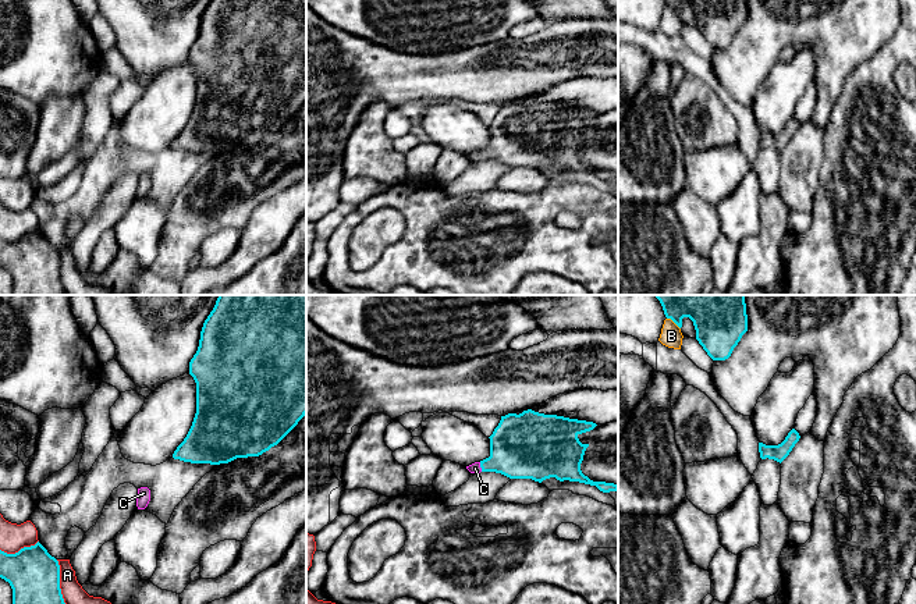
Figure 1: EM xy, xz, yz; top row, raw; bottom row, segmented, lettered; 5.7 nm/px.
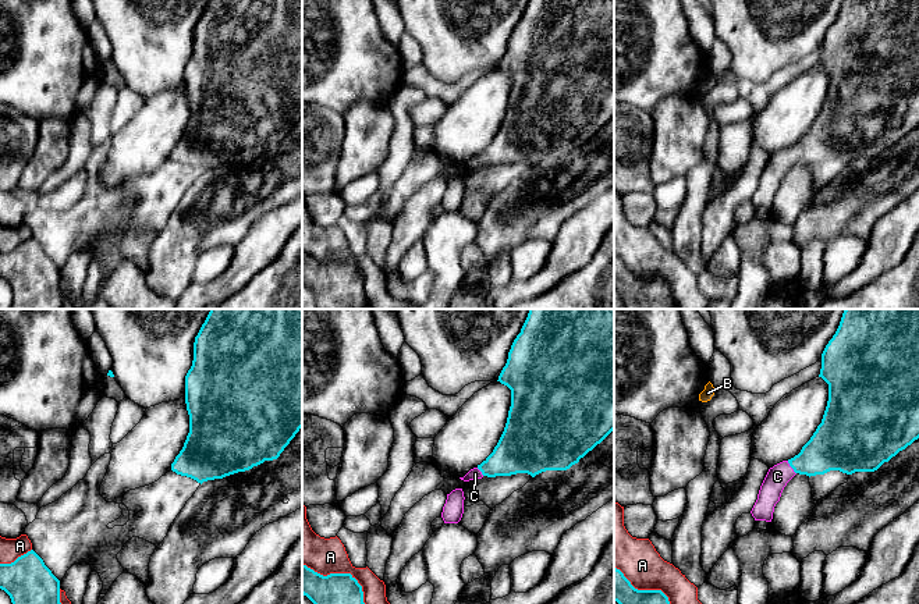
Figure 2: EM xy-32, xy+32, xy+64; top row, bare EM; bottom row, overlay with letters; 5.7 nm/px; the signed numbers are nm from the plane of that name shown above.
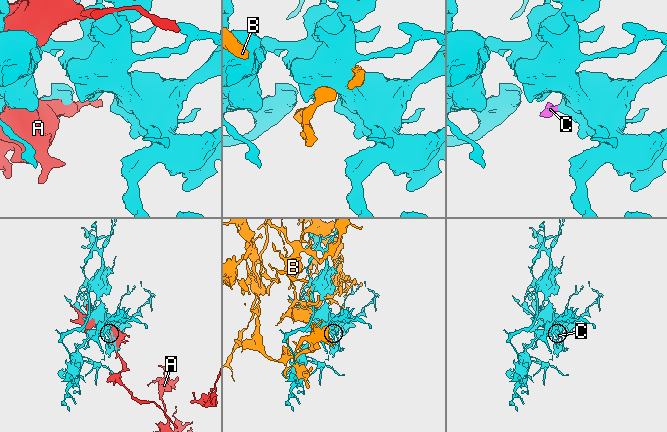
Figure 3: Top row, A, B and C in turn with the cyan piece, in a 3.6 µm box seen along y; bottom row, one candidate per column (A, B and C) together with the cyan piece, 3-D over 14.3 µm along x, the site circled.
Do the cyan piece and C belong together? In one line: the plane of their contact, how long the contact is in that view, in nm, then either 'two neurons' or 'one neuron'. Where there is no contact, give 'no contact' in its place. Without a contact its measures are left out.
xz | 60 nm | one neuron

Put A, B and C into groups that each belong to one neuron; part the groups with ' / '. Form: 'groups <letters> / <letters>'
groups A / B / C

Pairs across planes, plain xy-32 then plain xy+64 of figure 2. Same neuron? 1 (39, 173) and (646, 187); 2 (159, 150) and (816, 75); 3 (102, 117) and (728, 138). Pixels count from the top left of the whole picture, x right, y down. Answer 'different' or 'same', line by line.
1: different
2: same
3: different

